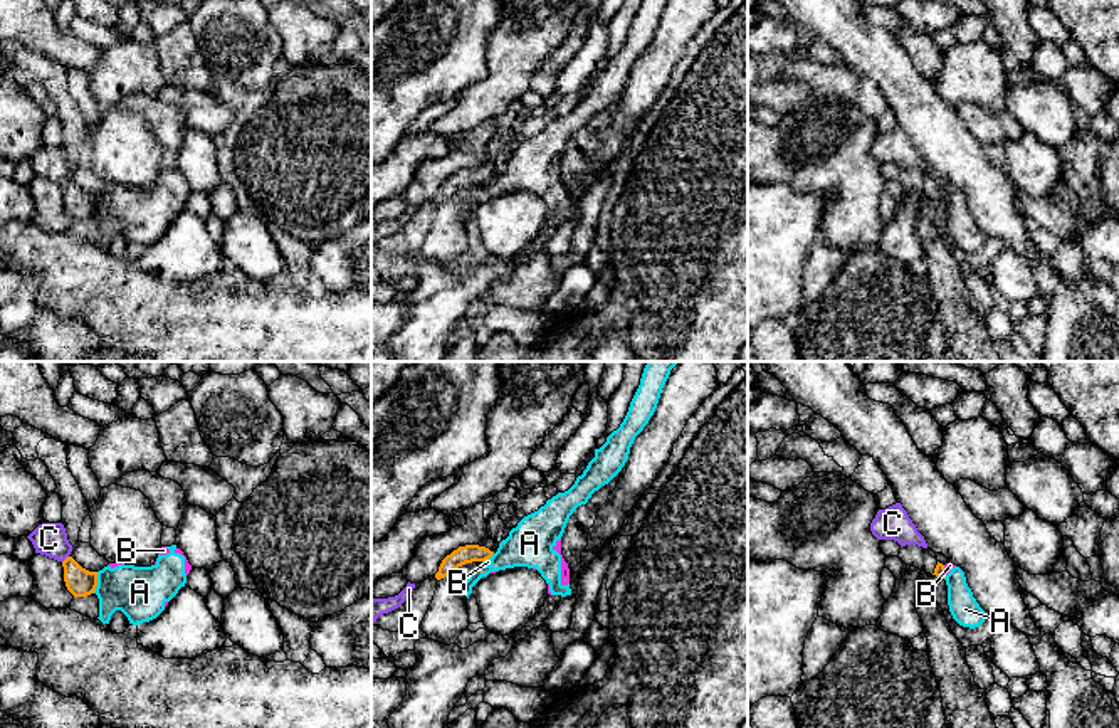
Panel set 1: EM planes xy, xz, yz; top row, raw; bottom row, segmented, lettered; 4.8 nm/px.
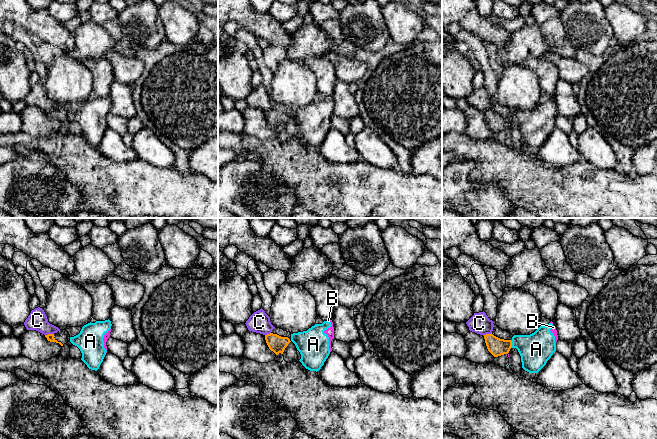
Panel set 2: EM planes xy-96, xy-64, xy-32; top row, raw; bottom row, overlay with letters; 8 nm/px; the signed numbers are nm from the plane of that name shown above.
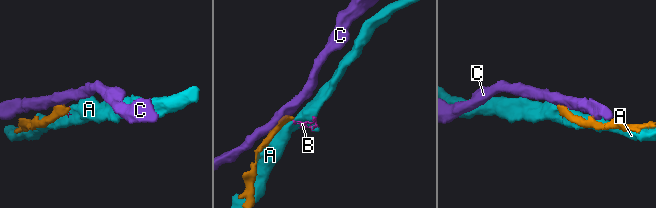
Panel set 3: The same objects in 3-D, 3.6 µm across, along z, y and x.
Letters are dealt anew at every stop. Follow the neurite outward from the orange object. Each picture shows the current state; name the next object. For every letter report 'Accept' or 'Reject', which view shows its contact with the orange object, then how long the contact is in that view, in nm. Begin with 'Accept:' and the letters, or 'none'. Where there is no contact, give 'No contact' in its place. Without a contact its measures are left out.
Accept: none
A: Reject. Touches orange in xy. Shared border 110 nm
B: Reject. Touches orange in yz. Shared border 50 nm
C: Reject. Touches orange in xy. Shared border 50 nm

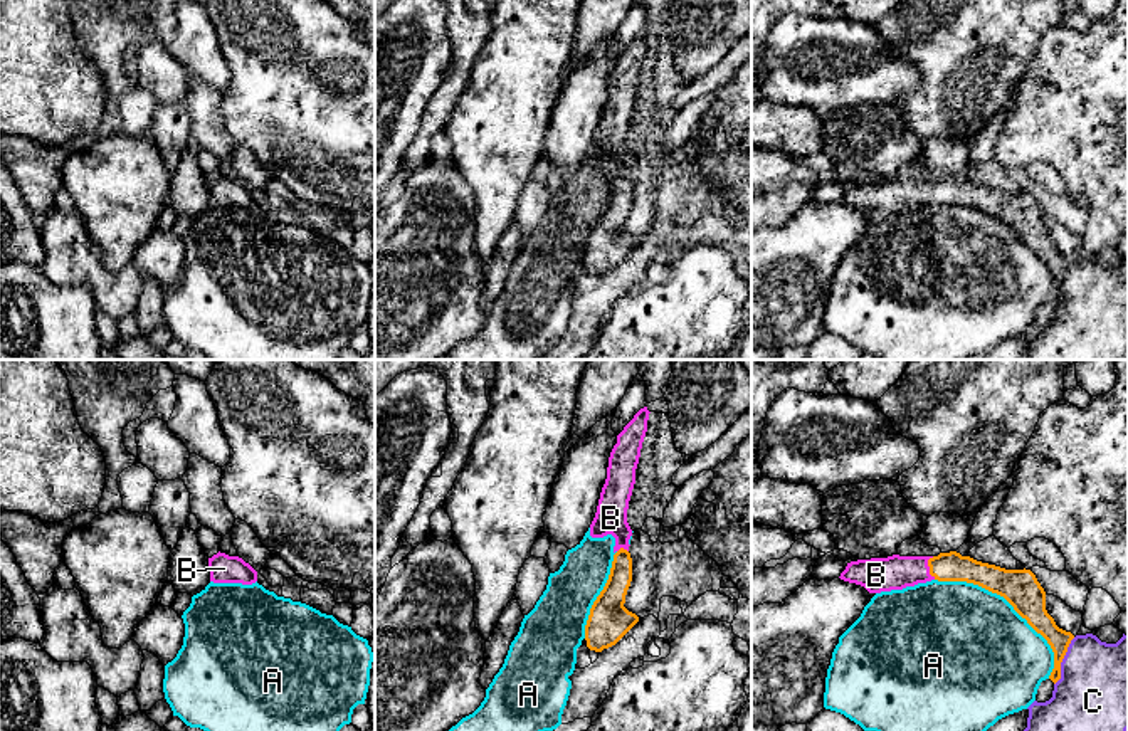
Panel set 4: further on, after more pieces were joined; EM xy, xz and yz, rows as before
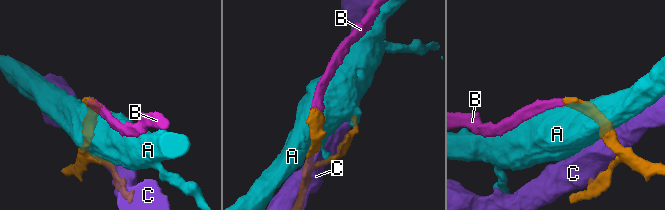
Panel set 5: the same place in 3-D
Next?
Accept: B
A: Reject. Touches orange in yz. Shared border 750 nm
B: Accept. Touches orange in yz. Shared border 110 nm
C: Reject. Touches orange in yz. Shared border 260 nm

